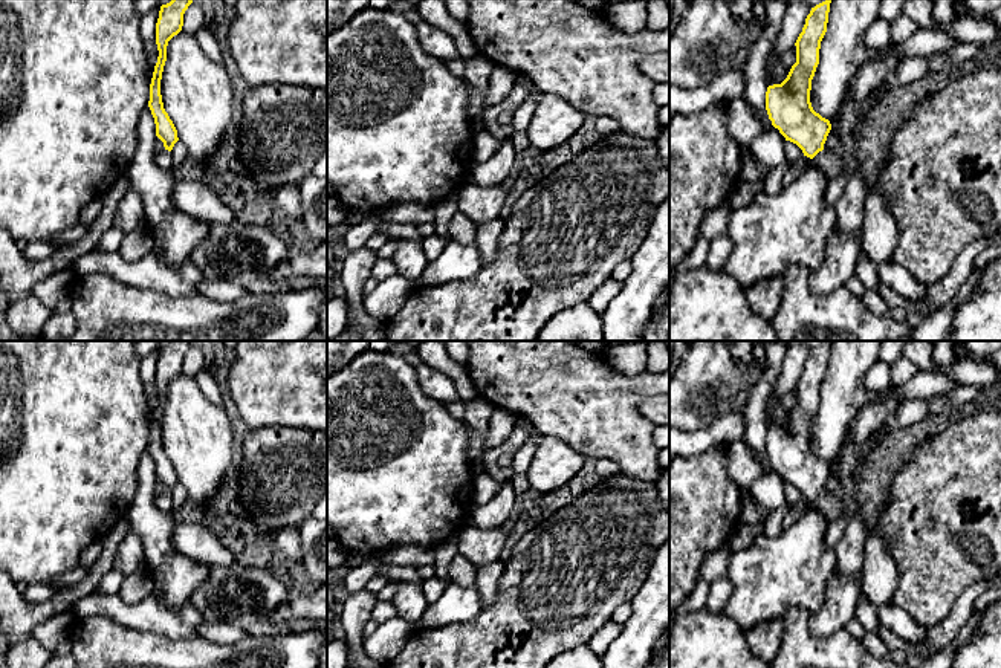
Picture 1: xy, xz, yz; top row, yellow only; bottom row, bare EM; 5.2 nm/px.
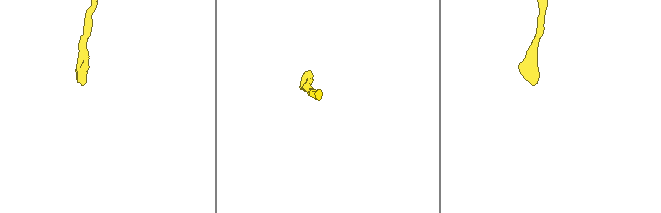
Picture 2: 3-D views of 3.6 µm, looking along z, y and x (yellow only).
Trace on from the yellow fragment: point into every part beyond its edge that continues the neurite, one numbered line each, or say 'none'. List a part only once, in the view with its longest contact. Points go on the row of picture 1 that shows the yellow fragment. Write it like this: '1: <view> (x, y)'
1: yz (832, 162)

